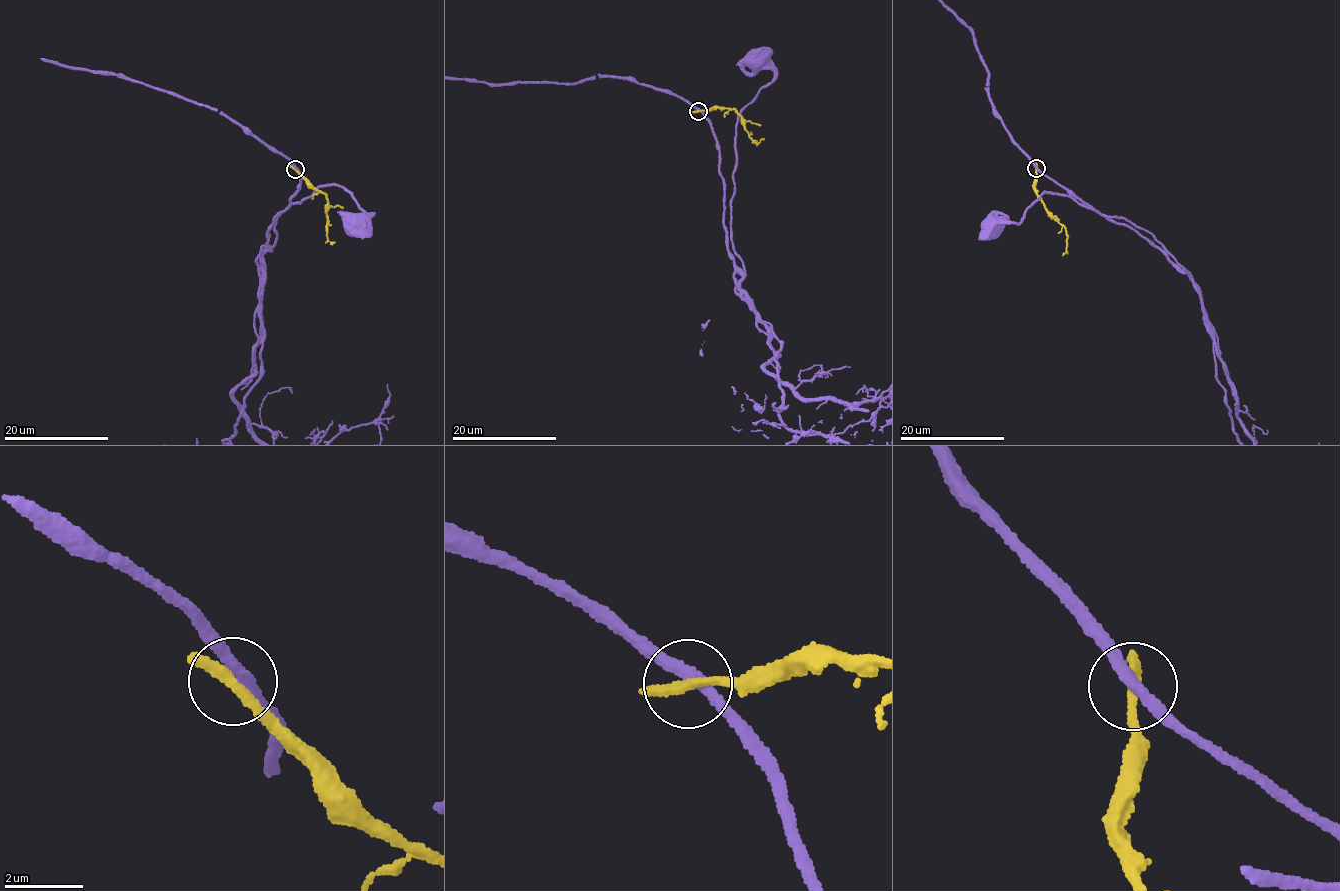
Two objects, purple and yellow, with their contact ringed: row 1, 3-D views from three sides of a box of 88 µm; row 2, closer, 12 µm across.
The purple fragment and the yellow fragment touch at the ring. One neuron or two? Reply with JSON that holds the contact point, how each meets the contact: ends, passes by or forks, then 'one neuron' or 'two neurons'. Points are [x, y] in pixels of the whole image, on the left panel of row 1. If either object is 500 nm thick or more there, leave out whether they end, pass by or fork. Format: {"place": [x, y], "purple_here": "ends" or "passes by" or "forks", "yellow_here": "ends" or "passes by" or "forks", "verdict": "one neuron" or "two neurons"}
{"place": [295, 169], "purple_here": "passes by", "yellow_here": "passes by", "verdict": "two neurons"}

